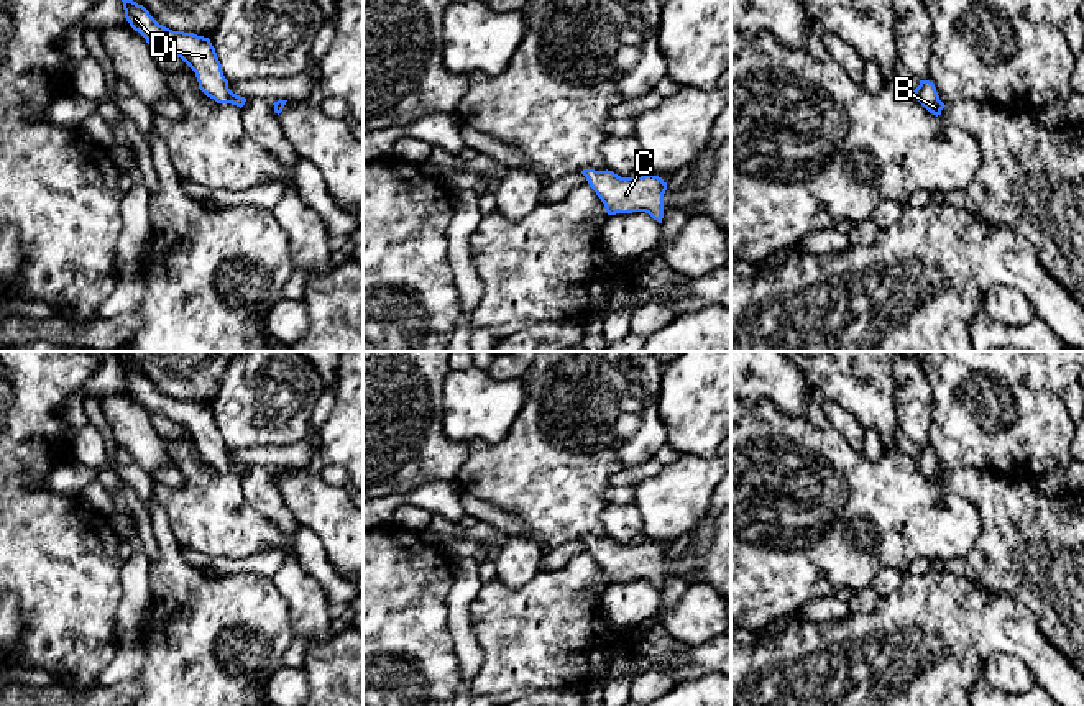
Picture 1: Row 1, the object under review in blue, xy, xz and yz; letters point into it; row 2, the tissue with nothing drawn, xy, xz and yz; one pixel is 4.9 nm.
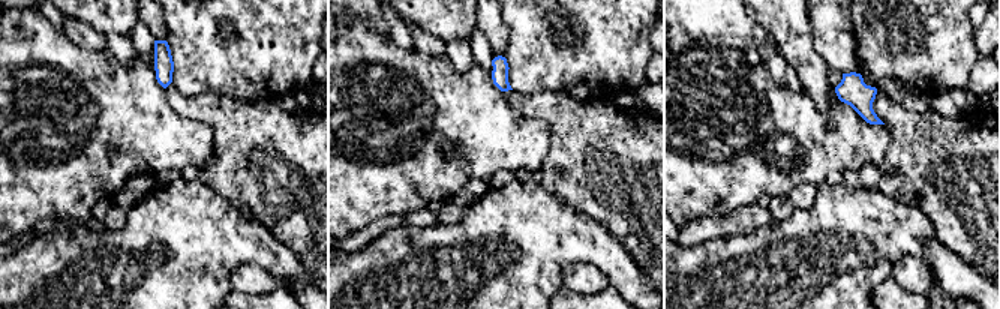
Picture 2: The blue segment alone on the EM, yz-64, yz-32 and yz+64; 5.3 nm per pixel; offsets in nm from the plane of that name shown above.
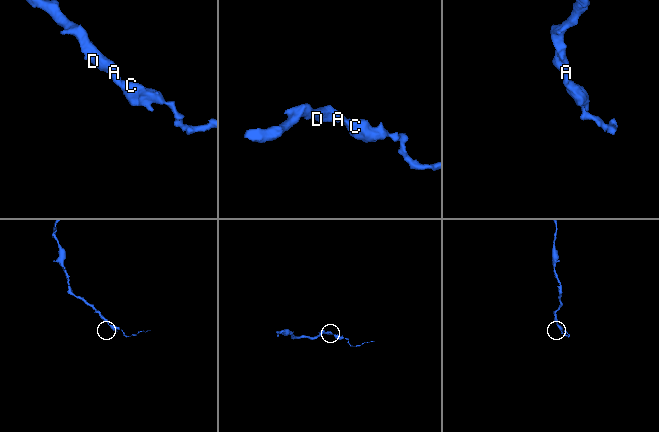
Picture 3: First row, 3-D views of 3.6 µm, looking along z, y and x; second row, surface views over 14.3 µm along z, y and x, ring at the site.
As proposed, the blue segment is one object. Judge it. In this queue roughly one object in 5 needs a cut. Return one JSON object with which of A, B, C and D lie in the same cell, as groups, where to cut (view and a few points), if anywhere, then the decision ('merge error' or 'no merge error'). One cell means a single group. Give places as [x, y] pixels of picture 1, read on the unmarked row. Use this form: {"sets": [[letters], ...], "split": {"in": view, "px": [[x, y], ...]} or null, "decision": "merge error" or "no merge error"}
{"sets": [["A", "B", "C", "D"]], "split": null, "decision": "no merge error"}

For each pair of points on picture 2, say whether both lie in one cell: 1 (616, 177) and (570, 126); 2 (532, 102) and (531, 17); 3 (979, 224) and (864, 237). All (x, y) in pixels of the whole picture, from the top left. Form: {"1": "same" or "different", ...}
{"1": "same", "2": "different", "3": "different"}

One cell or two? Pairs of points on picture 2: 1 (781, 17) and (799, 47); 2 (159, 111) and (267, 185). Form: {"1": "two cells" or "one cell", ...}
{"1": "one cell", "2": "two cells"}

